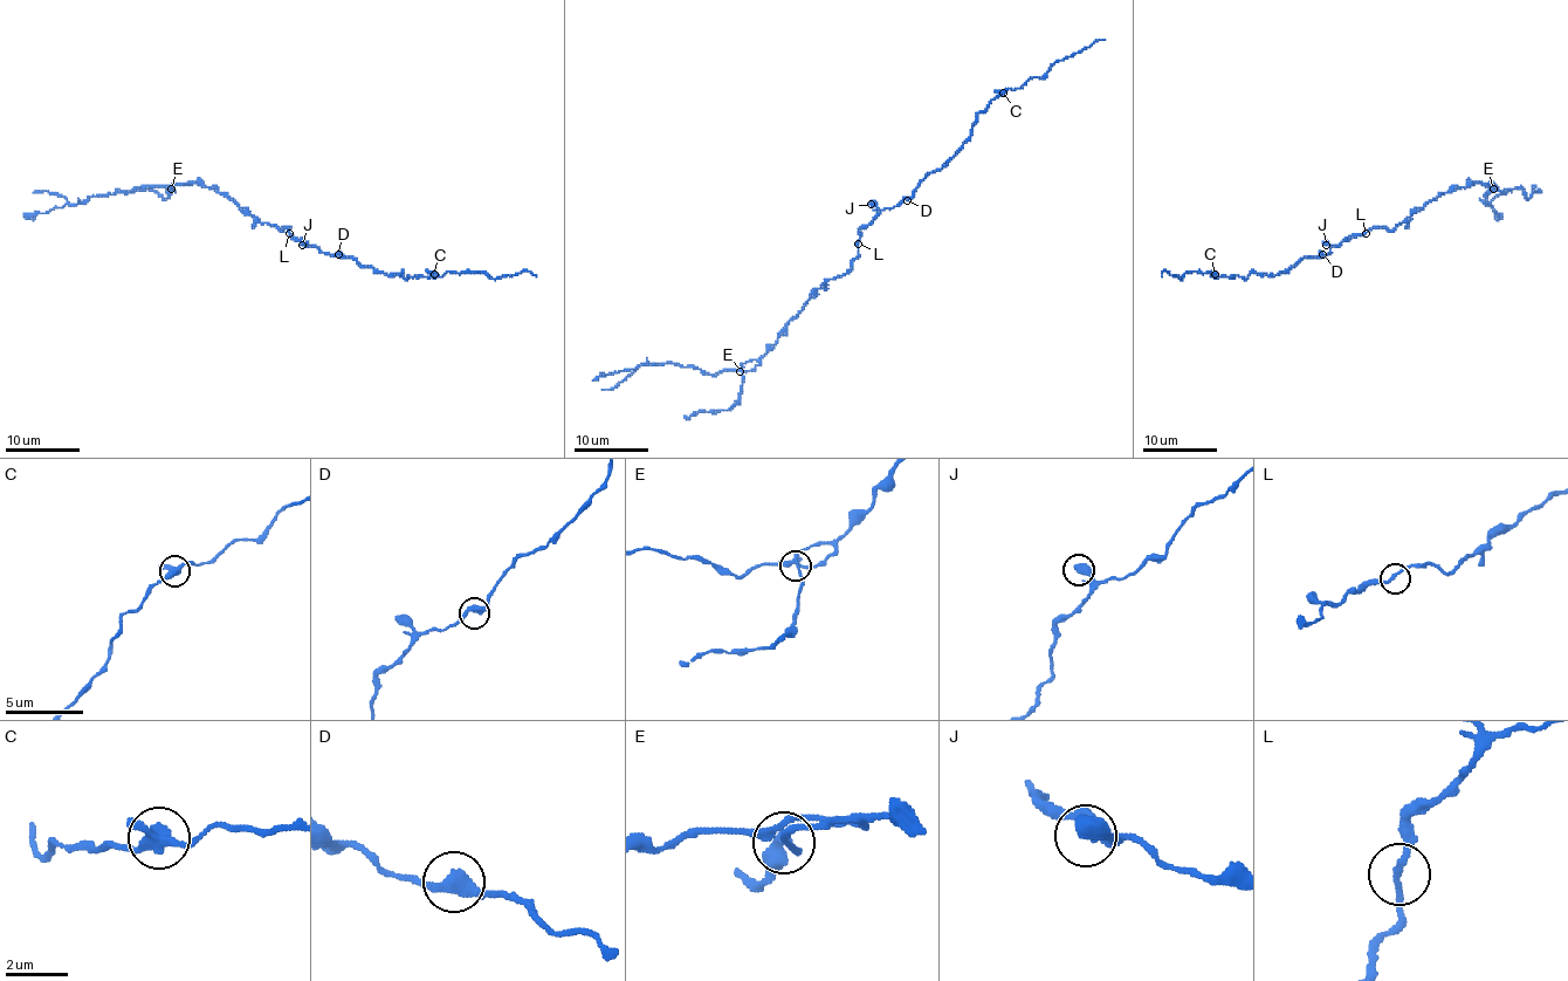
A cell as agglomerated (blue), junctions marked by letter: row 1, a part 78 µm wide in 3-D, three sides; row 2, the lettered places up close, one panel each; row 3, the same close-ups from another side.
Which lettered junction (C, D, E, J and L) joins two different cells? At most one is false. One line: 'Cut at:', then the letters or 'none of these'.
Cut at: C

